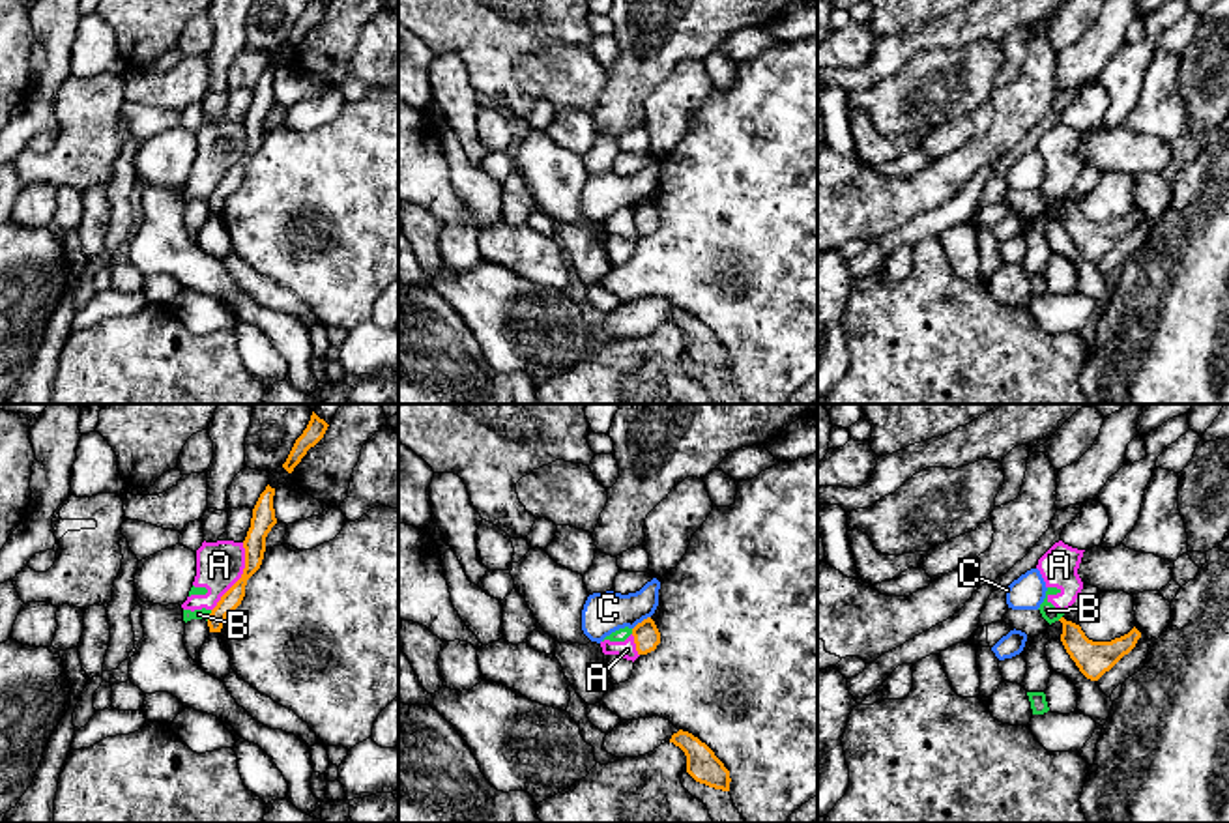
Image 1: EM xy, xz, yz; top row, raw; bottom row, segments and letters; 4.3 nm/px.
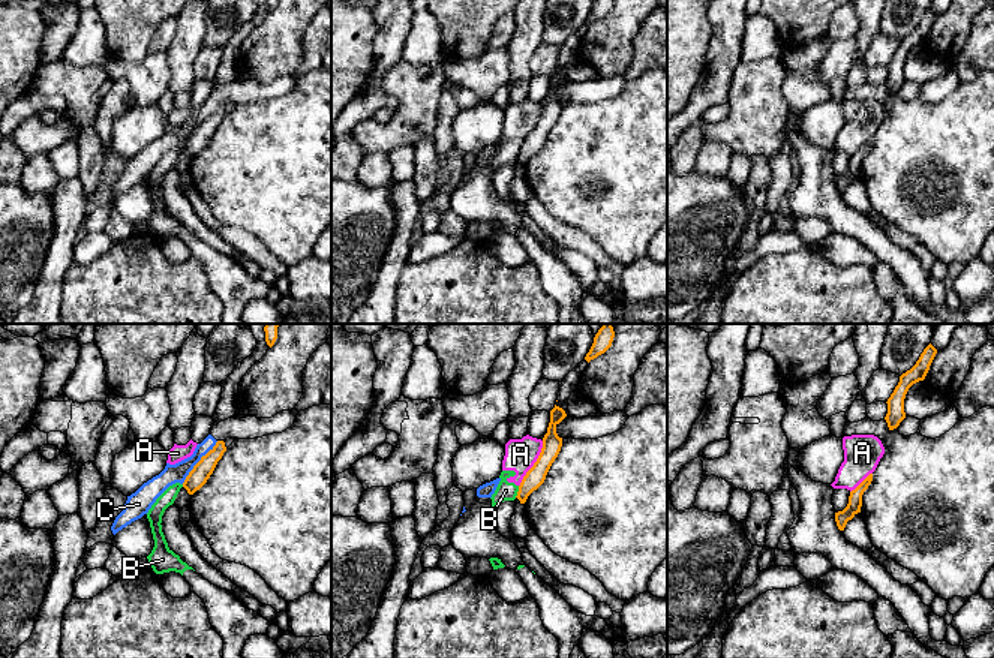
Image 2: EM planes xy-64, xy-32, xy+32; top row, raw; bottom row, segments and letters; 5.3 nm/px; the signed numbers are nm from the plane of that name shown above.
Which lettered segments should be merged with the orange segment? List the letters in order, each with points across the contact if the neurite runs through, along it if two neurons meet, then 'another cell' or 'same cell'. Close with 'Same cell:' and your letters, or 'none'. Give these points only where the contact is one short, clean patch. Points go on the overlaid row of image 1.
A: another cell
B: along xy (212, 610), (206, 620) | another cell
C: along xz (650, 616), (633, 629) | another cell
Same cell: none

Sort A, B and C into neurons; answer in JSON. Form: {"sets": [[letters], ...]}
{"sets": [["A", "B"], ["C"]]}

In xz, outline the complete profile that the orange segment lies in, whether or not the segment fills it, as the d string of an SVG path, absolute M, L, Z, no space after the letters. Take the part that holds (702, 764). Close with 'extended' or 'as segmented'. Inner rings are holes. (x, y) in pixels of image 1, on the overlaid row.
M679 729L670 743L679 746L687 756L687 772L700 784L730 791L730 771L715 752L688 731Z; as segmented

